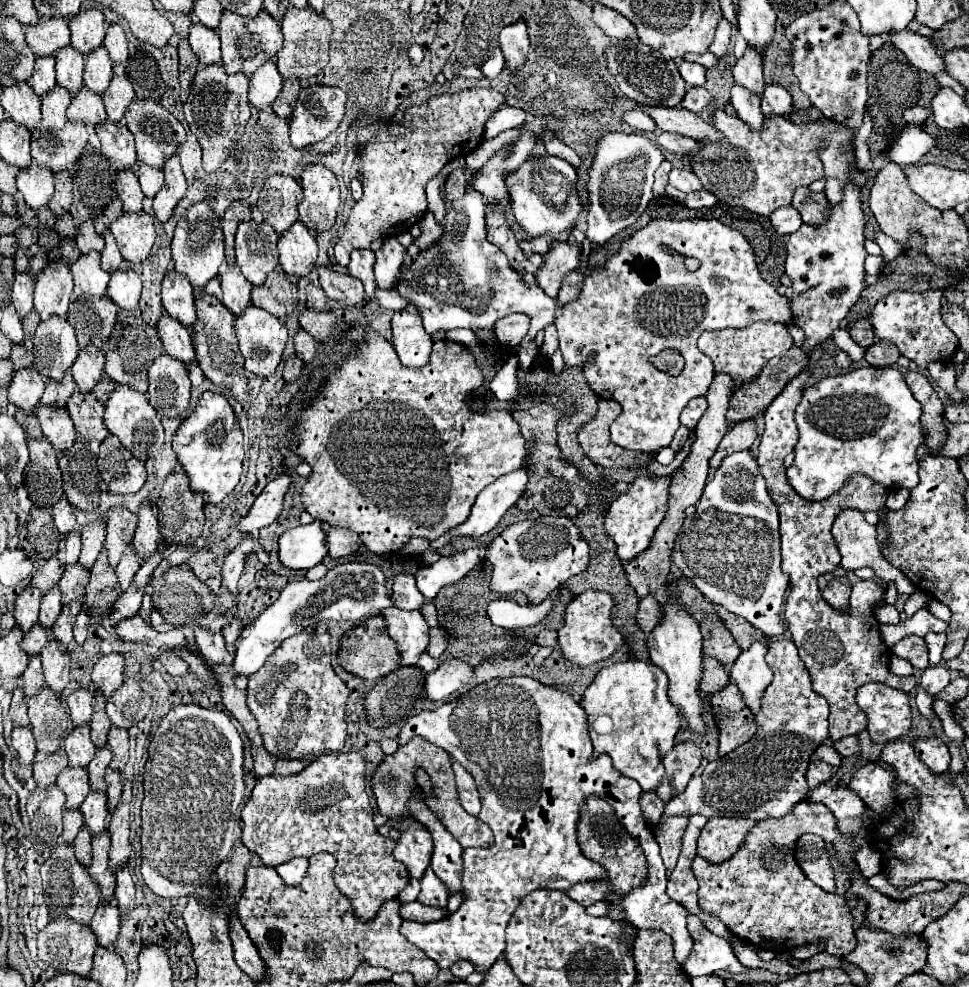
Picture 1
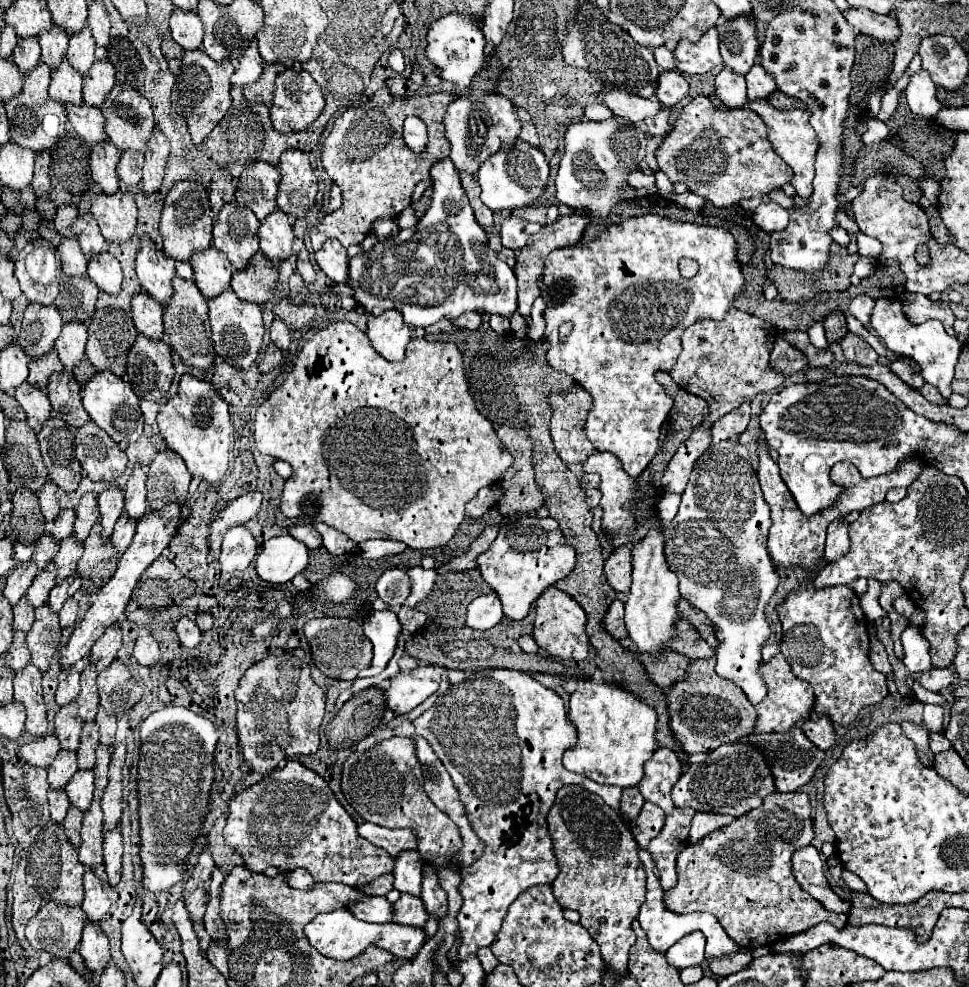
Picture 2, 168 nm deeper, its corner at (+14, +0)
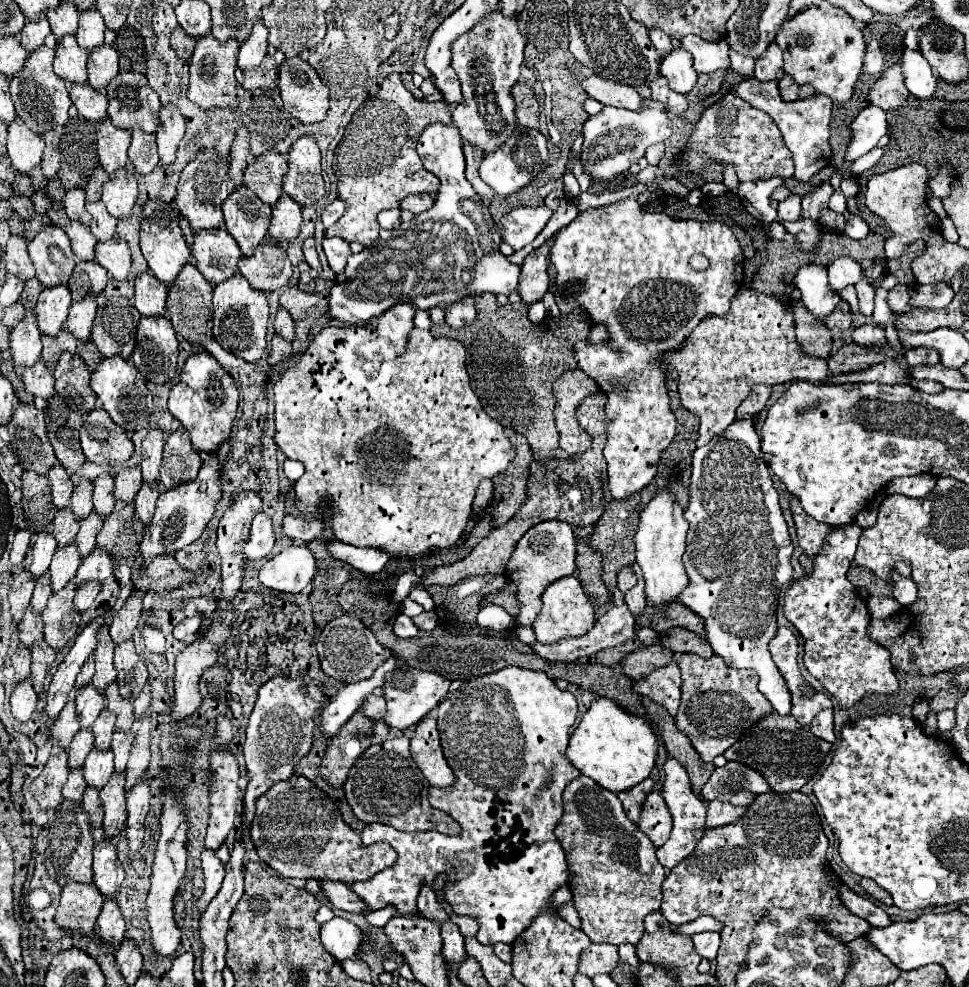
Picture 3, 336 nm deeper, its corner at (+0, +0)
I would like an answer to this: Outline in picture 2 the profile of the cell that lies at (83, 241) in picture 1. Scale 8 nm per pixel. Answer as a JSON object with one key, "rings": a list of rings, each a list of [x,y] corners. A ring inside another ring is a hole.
{"rings":[[[60,206],[58,208],[58,214],[54,218],[54,224],[56,224],[56,230],[62,238],[76,238],[74,236],[74,230],[72,230],[72,220],[78,216],[76,212],[76,206]]]}

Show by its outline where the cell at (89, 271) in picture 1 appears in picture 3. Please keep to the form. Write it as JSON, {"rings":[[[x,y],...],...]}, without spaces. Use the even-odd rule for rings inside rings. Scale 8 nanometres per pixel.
{"rings":[[[74,220],[66,226],[66,234],[72,242],[72,250],[80,260],[94,260],[94,246],[96,246],[96,238],[92,236],[90,228],[84,226],[82,222]]]}

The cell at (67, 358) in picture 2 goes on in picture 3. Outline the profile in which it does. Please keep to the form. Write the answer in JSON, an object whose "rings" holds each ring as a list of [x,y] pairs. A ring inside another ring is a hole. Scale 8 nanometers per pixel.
{"rings":[[[84,296],[82,300],[74,300],[68,312],[66,328],[78,338],[78,340],[88,340],[92,332],[92,322],[96,314],[96,296]]]}

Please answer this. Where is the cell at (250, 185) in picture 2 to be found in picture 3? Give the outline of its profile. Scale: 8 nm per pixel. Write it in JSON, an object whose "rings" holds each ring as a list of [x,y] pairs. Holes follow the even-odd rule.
{"rings":[[[264,152],[248,160],[244,170],[246,186],[256,192],[260,200],[274,206],[282,196],[282,178],[286,174],[288,162],[278,152]]]}

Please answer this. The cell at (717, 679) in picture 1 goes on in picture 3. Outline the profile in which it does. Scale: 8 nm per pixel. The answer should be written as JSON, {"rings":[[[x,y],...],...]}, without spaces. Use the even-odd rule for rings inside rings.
{"rings":[[[654,644],[654,646],[644,646],[630,652],[620,660],[620,666],[628,678],[640,680],[648,676],[652,670],[666,666],[670,660],[672,660],[672,652],[660,644]]]}

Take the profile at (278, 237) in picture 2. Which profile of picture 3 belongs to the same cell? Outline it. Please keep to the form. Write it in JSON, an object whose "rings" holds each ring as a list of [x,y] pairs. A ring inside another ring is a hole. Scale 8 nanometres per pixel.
{"rings":[[[282,194],[282,198],[272,206],[268,234],[280,244],[286,244],[300,234],[300,224],[302,224],[300,204],[290,196]]]}

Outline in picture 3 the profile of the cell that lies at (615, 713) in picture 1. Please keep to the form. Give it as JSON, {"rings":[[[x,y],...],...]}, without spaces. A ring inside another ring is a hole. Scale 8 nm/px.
{"rings":[[[606,698],[592,702],[590,710],[582,716],[580,724],[570,736],[566,758],[596,784],[610,792],[628,790],[646,780],[656,764],[658,742],[650,724],[644,718],[632,716],[618,704]]]}

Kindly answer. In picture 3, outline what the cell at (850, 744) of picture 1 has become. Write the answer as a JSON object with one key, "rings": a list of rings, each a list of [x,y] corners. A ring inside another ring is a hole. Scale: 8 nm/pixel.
{"rings":[[[824,710],[816,716],[816,720],[812,720],[810,724],[810,730],[814,736],[834,744],[836,742],[836,736],[834,736],[834,720],[832,720],[832,710]]]}

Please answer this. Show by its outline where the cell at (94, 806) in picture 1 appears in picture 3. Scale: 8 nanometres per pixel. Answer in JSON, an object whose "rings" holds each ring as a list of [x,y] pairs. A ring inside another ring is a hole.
{"rings":[[[94,748],[86,762],[84,762],[84,776],[86,776],[86,784],[102,790],[104,784],[108,782],[110,774],[114,772],[114,756],[112,756],[112,748],[108,750],[98,750]]]}

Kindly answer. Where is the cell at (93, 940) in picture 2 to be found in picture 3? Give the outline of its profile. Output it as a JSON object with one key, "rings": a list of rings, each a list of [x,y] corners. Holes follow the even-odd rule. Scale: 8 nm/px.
{"rings":[[[104,900],[102,912],[98,916],[98,932],[102,940],[110,944],[118,944],[124,938],[126,926],[124,926],[124,916],[120,912],[120,906],[116,900]]]}

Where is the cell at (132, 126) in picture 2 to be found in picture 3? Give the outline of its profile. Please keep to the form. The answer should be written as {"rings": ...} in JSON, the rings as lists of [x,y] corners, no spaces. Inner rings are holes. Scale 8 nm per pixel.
{"rings":[[[118,72],[108,84],[108,116],[114,126],[132,130],[142,128],[152,134],[158,128],[160,98],[148,86],[144,74],[138,72]]]}

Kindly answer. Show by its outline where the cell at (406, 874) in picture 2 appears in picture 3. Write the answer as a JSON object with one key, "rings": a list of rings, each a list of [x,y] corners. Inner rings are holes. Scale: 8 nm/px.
{"rings":[[[422,886],[422,890],[420,890],[420,896],[418,896],[418,912],[424,914],[424,918],[428,918],[428,920],[438,920],[440,924],[444,920],[450,920],[450,916],[446,914],[446,910],[440,906],[434,890],[428,888],[428,886]]]}

